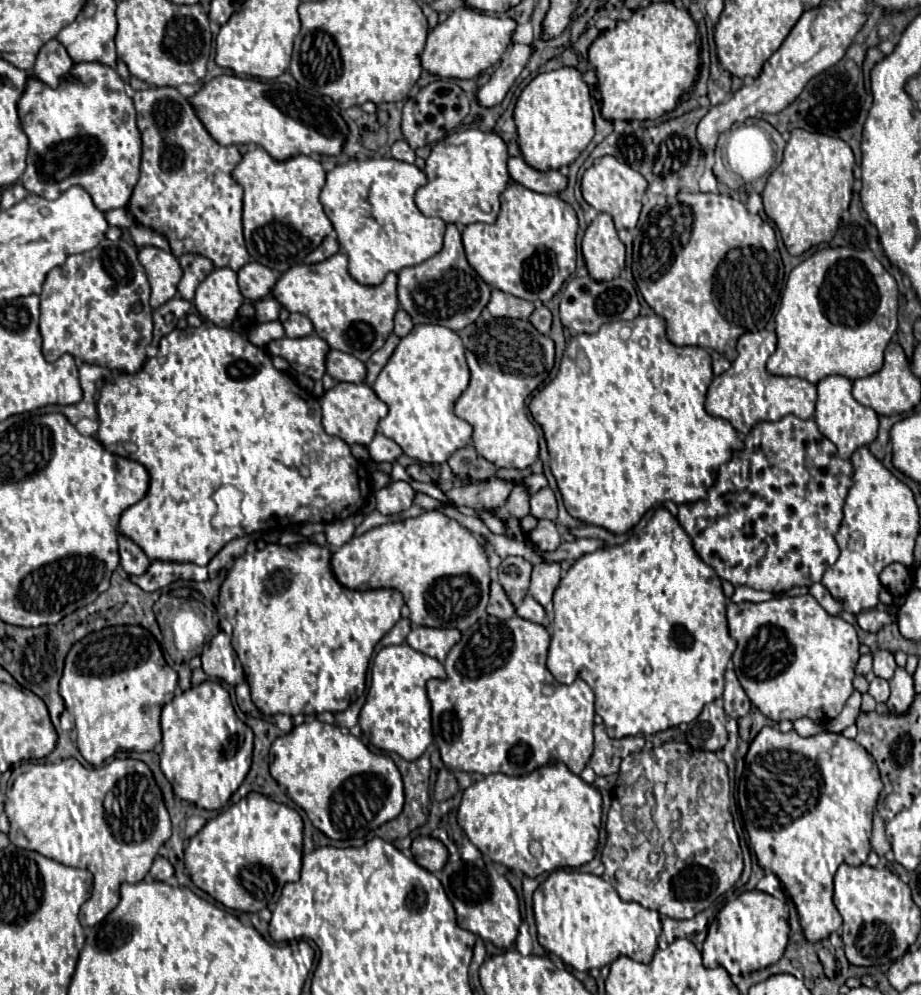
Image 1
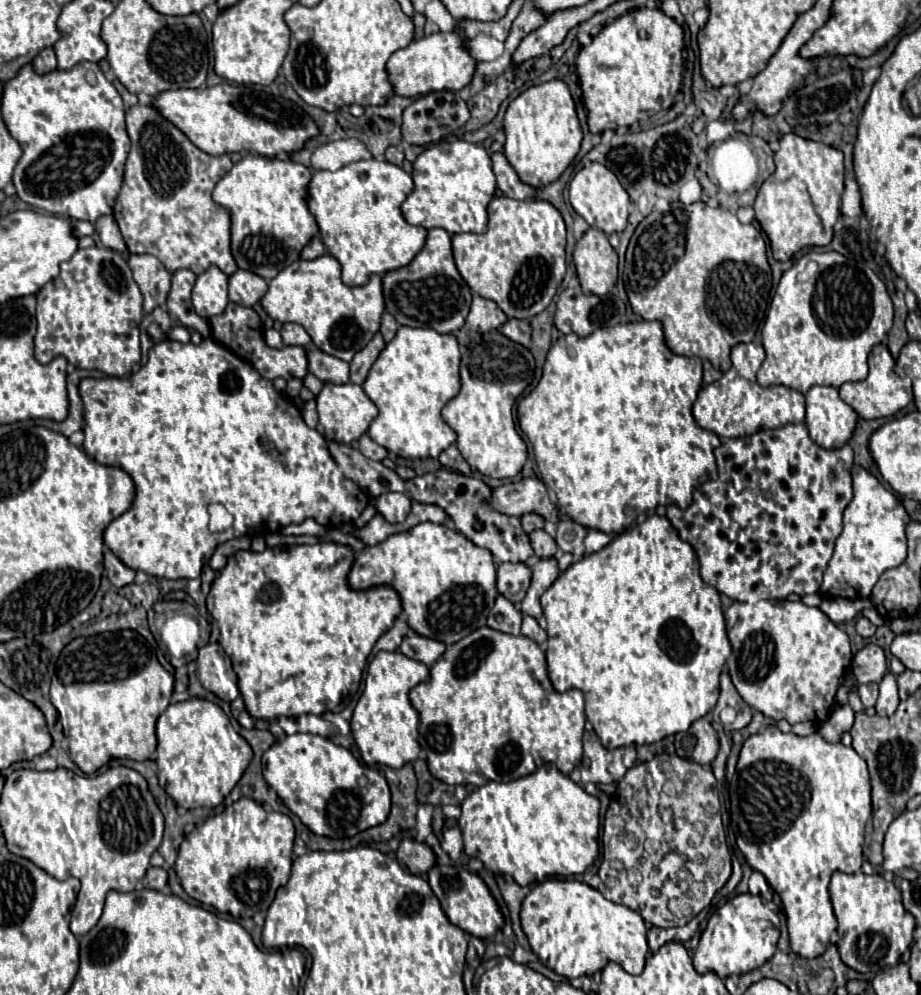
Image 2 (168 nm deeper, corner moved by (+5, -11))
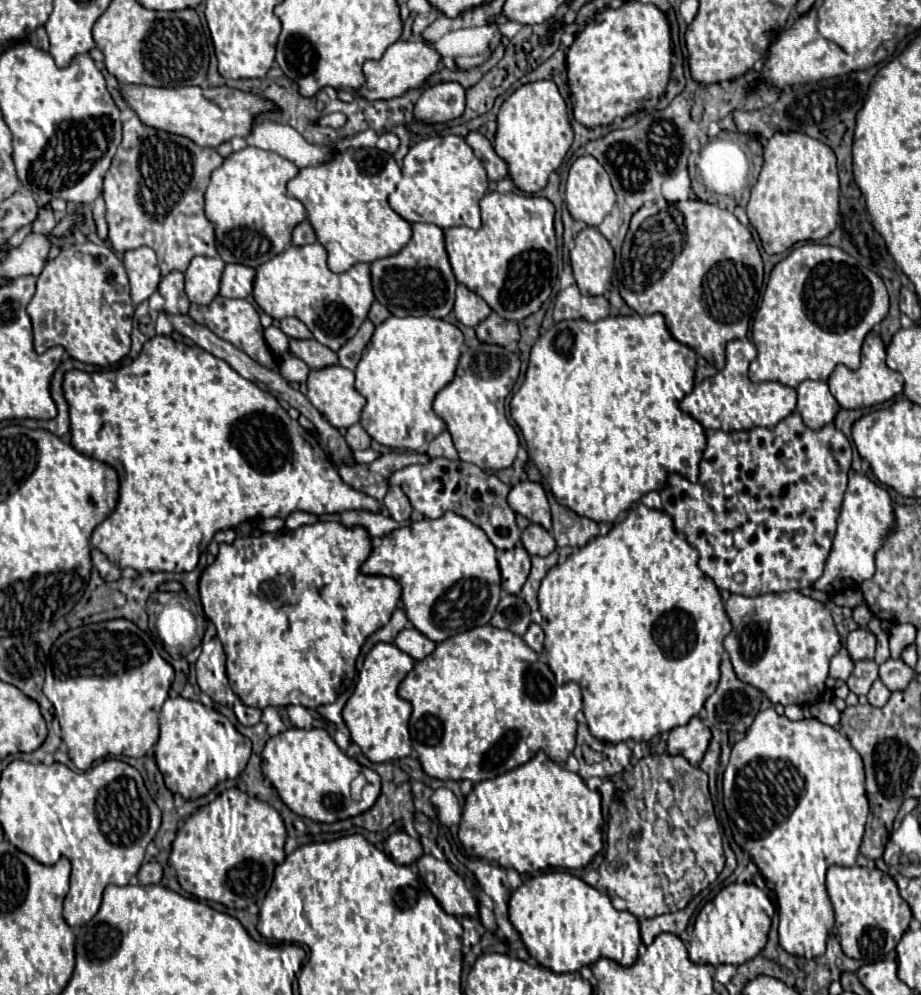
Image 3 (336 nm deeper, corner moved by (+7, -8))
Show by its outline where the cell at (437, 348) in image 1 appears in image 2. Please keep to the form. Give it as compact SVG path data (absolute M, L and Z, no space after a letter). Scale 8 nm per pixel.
M400 326L396 336L390 342L386 342L384 350L372 364L362 384L368 398L378 408L378 416L368 428L368 436L376 444L404 458L428 458L428 456L438 458L440 450L446 450L450 444L456 442L456 432L442 420L440 410L460 390L458 368L460 368L460 350L458 350L458 340L454 334L438 334L432 328Z

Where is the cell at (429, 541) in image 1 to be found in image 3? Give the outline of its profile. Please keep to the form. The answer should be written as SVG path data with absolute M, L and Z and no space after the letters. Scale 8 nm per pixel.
M448 511L440 519L420 519L412 525L400 527L390 535L382 537L382 543L372 549L370 557L364 561L364 575L384 575L392 577L402 587L402 601L412 625L424 633L428 639L442 643L462 631L470 631L480 625L488 625L492 613L500 601L500 569L496 561L496 547L488 541L482 529L472 525L468 519Z

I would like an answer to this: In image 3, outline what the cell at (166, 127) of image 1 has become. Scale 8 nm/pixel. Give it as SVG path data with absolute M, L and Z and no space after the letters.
M136 115L124 123L124 137L118 147L116 157L104 177L104 201L106 201L106 219L108 219L108 239L112 249L118 253L150 247L158 257L162 275L170 271L186 271L190 259L196 255L218 257L214 243L214 223L206 219L204 213L204 193L210 183L210 173L224 163L224 157L216 149L200 147L188 137L174 135L144 125Z

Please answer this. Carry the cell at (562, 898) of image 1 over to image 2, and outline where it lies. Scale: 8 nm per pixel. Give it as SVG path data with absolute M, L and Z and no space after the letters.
M546 880L536 884L528 896L522 902L520 908L520 924L528 938L530 948L540 958L540 962L548 968L552 968L556 974L566 978L578 978L578 976L592 976L594 972L602 970L608 962L620 964L628 974L640 974L644 970L644 960L648 954L648 942L644 926L644 920L634 910L606 900L598 890L590 888L584 882L578 880Z

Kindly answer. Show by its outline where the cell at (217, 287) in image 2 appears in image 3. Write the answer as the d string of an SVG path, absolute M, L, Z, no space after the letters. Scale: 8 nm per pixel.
M194 257L190 261L186 277L186 295L192 303L210 305L220 291L220 277L224 271L220 257Z

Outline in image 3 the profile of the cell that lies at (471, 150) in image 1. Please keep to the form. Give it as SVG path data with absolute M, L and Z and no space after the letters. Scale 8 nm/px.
M458 135L418 141L404 157L402 181L390 195L390 207L410 223L434 223L440 229L466 225L480 229L480 199L488 191L488 177L472 147Z

